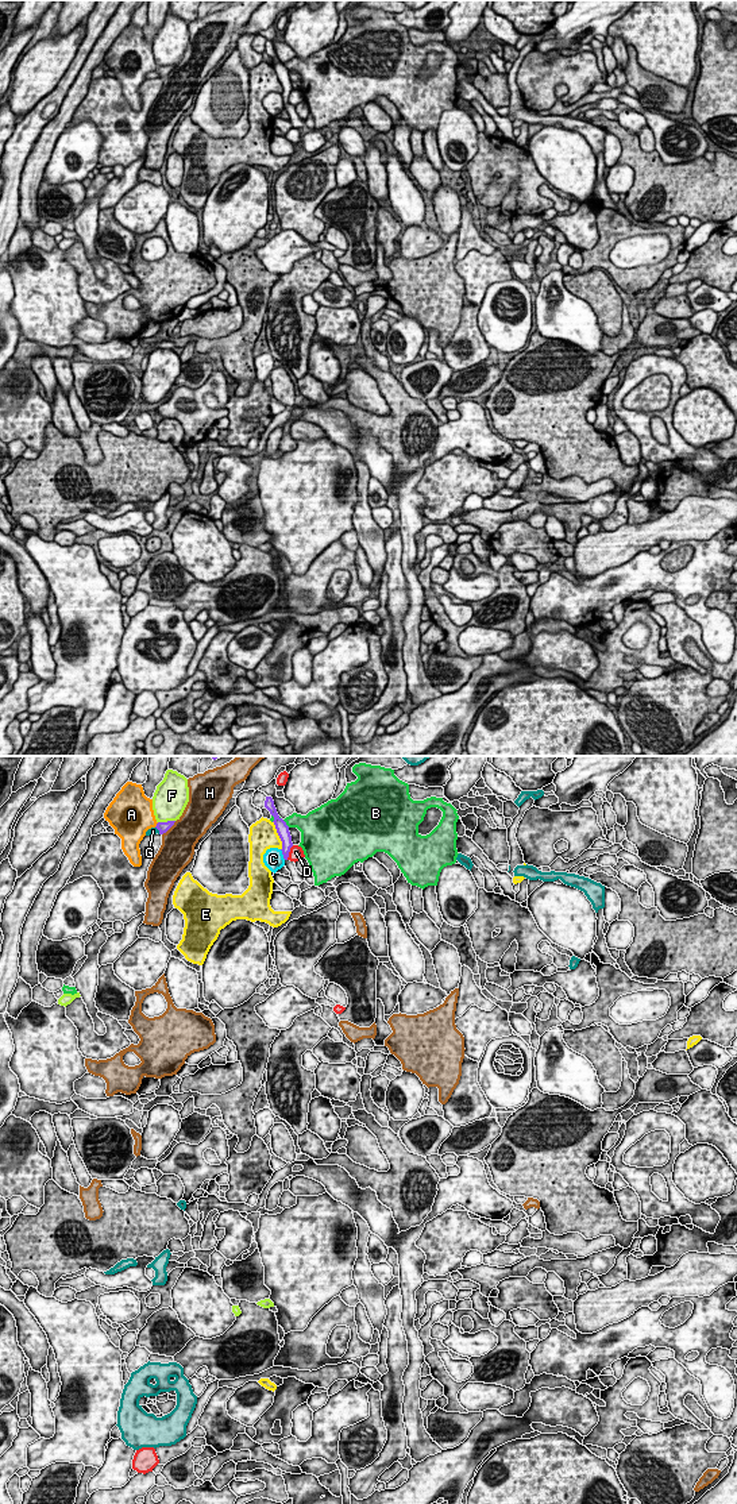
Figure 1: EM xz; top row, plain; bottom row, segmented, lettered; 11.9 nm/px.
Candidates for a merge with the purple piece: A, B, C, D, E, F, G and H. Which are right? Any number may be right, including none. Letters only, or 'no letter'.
no letter

